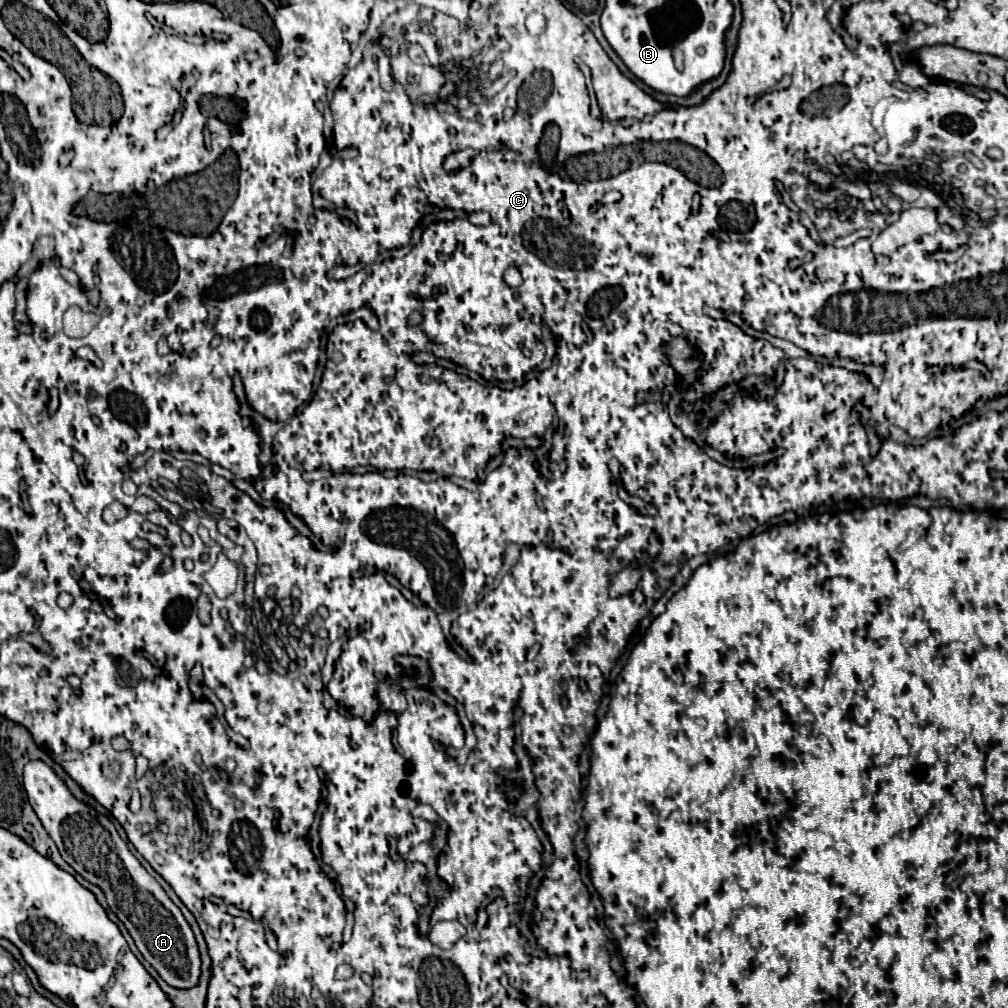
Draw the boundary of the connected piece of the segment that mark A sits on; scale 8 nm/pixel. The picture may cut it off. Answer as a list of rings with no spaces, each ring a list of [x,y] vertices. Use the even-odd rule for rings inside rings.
[[[31,760],[25,764],[23,786],[27,790],[29,804],[33,806],[47,834],[57,844],[63,860],[79,876],[105,892],[111,912],[125,924],[143,958],[169,986],[181,990],[197,986],[201,976],[201,956],[191,926],[161,884],[141,866],[141,862],[137,866],[137,858],[129,852],[113,822],[95,812],[91,806],[75,800],[63,780],[41,760]]]

